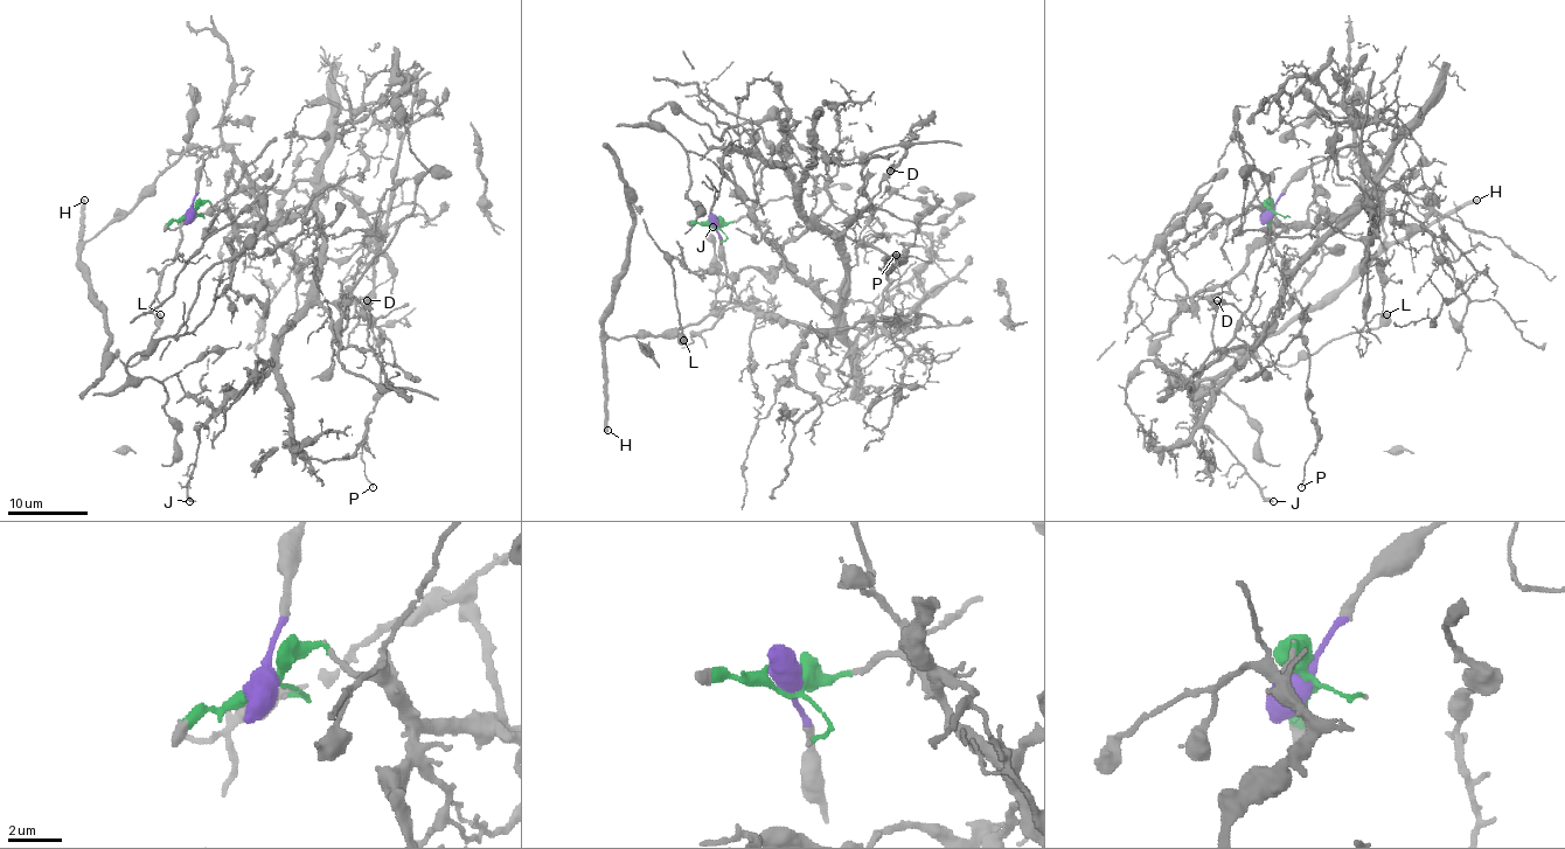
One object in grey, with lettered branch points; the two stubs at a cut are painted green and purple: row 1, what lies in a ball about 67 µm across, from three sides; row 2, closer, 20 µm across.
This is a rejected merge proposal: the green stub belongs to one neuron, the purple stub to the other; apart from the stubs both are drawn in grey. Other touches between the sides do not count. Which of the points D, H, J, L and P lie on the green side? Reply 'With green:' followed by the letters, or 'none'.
With green: D, J, P

